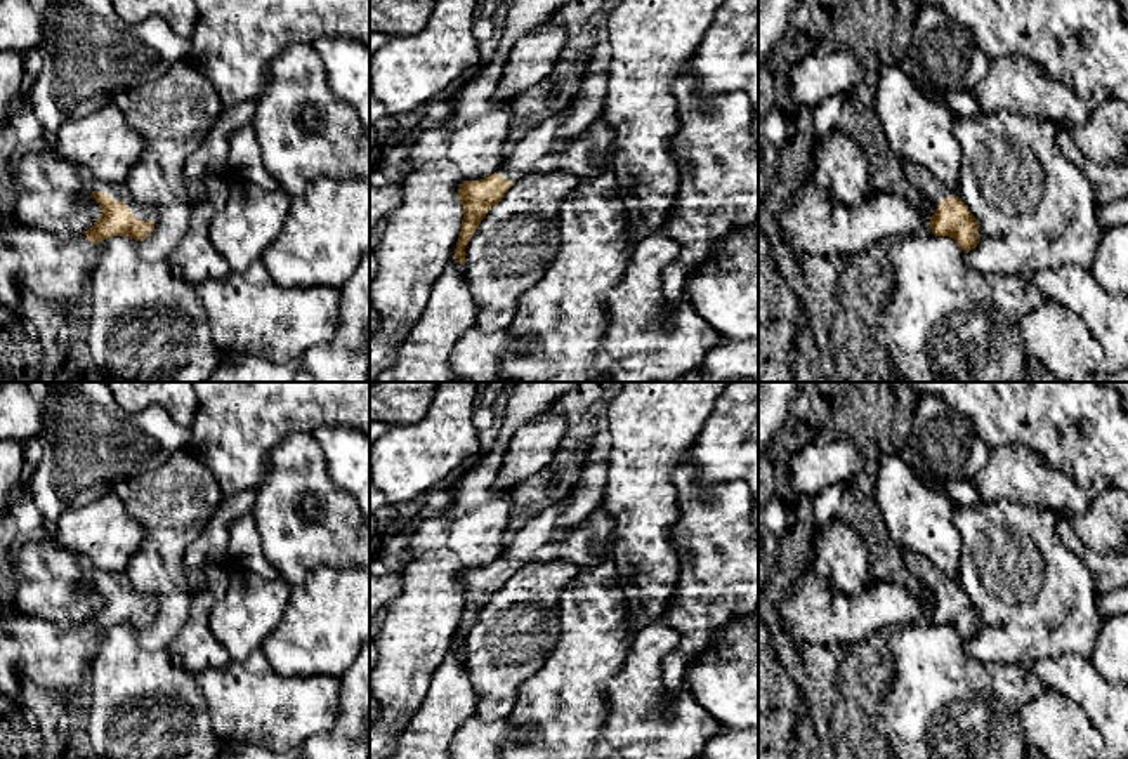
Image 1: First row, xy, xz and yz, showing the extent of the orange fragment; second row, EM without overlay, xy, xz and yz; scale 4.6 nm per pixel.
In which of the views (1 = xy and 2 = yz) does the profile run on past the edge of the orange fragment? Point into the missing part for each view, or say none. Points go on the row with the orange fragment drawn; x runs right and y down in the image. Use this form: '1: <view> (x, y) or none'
1: xy (117, 191)
2: yz (925, 184)

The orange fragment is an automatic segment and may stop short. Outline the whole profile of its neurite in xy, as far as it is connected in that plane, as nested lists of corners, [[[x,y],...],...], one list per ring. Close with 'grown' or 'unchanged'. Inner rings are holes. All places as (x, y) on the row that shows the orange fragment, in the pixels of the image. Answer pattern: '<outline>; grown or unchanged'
[[[92,179],[89,188],[102,210],[95,224],[82,231],[92,243],[99,245],[102,240],[113,236],[130,236],[142,241],[151,234],[156,221],[154,208],[137,203],[125,181],[120,184],[108,184]]]; grown

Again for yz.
[[[916,165],[904,167],[904,177],[911,193],[927,200],[934,208],[928,222],[932,234],[953,238],[963,252],[974,250],[979,243],[979,224],[956,193]]]; grown

